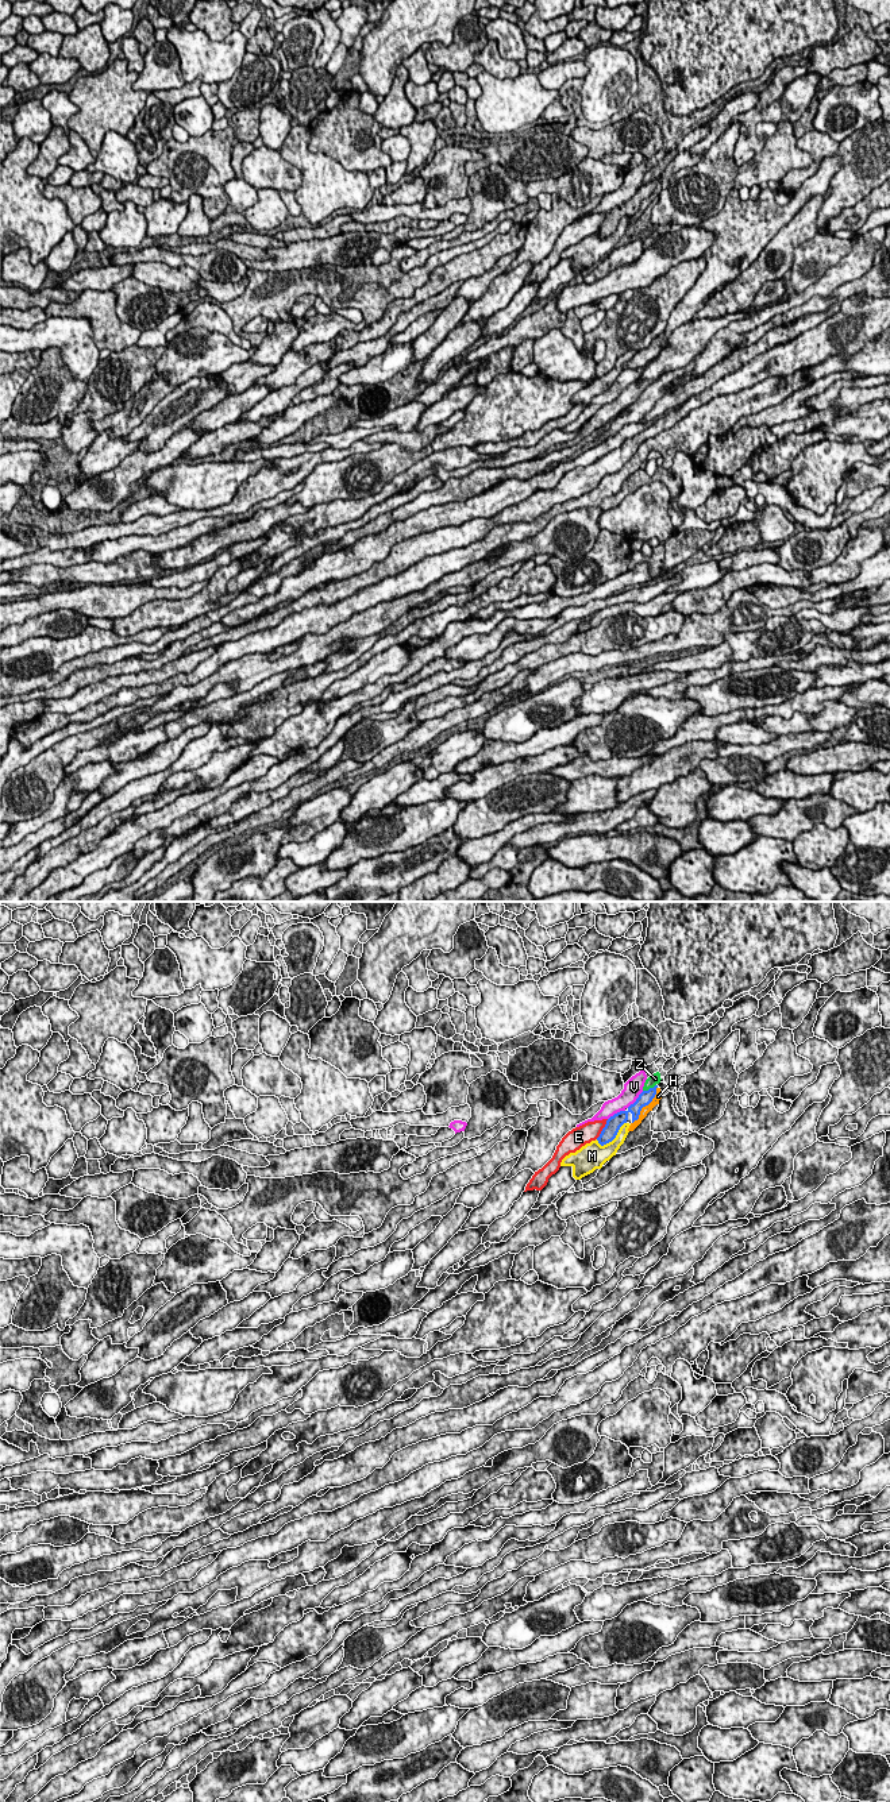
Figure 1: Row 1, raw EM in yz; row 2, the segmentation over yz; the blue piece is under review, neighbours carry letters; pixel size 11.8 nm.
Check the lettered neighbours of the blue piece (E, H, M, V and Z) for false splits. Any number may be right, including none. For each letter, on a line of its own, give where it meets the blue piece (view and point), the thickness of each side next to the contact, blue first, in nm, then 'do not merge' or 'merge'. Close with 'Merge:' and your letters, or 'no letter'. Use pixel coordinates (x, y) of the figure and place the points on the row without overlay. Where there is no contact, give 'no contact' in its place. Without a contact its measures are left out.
E: yz (603, 222) | 180/240 nm | do not merge
H: yz (646, 197) | 160/90 nm | do not merge
M: yz (613, 231) | 180/220 nm | do not merge
V: yz (636, 193) | 160/220 nm | do not merge
Z: yz (650, 181) | 160/140 nm | do not merge
Merge: no letter

